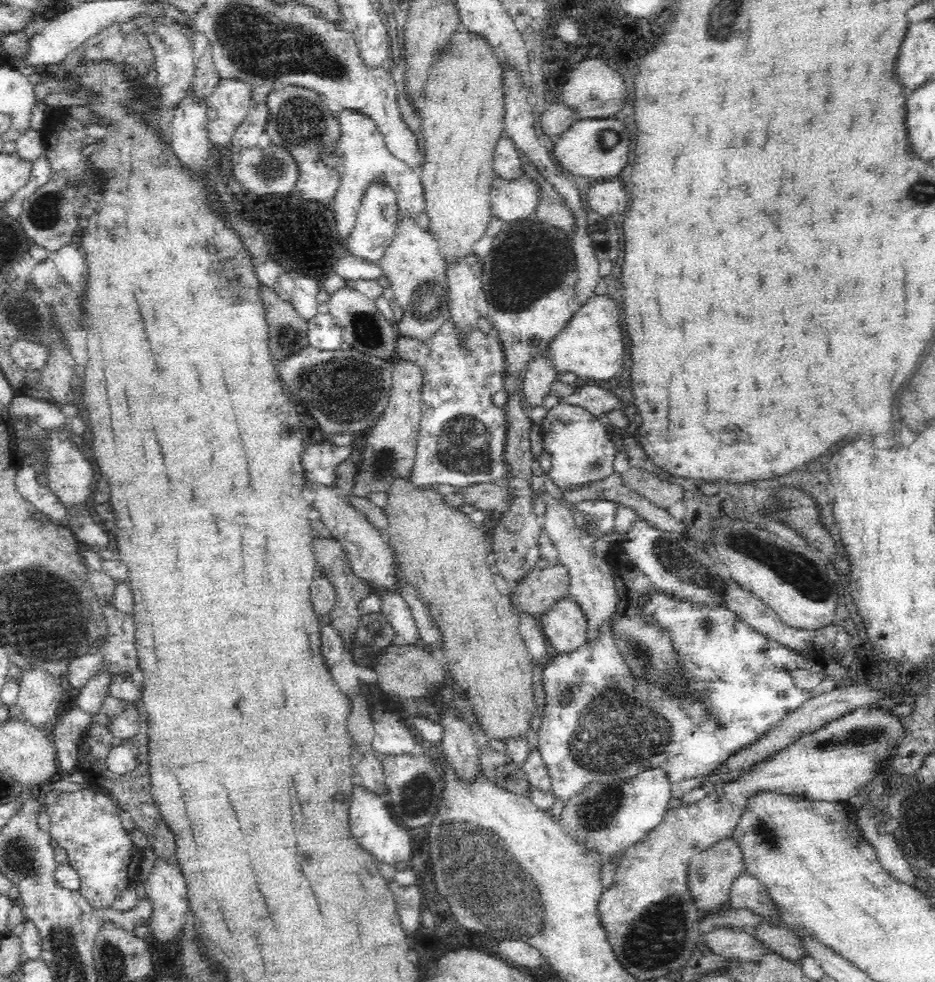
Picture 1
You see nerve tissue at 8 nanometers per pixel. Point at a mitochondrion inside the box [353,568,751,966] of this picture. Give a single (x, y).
(480, 867)

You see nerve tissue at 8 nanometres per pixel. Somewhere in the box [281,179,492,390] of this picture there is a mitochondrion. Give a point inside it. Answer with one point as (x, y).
(426, 305)

